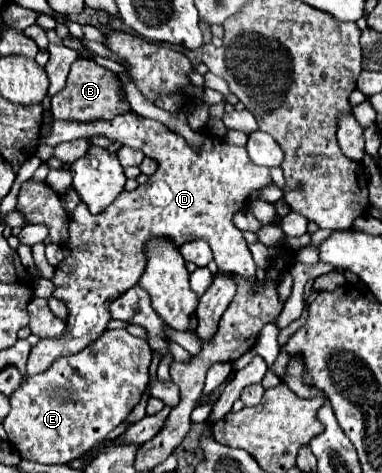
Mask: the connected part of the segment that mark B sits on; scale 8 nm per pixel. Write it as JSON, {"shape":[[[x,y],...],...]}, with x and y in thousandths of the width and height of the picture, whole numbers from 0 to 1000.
{"shape":[[[207,125],[186,137],[170,188],[134,209],[134,239],[144,252],[175,256],[238,256],[238,247],[296,247],[301,239],[322,239],[338,222],[312,214],[312,171],[306,159],[285,146],[254,137],[243,125]]]}

